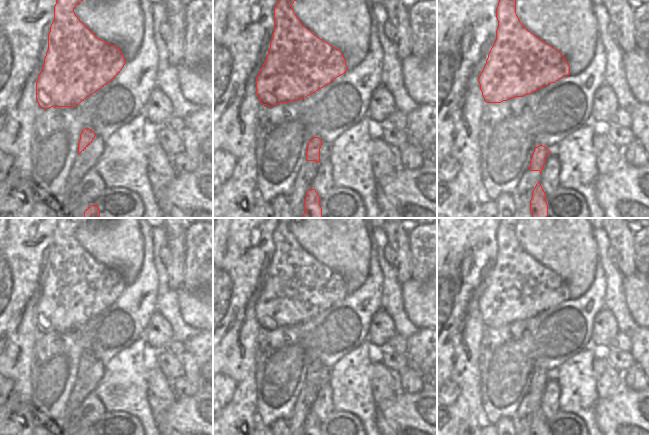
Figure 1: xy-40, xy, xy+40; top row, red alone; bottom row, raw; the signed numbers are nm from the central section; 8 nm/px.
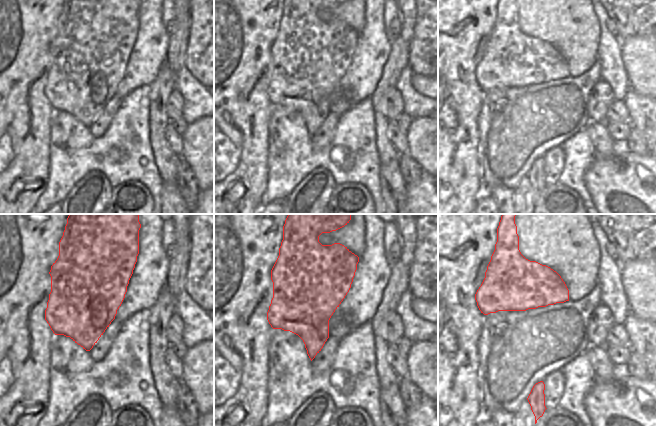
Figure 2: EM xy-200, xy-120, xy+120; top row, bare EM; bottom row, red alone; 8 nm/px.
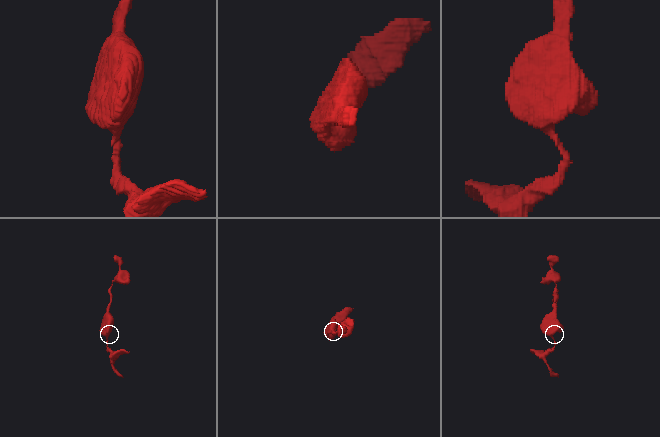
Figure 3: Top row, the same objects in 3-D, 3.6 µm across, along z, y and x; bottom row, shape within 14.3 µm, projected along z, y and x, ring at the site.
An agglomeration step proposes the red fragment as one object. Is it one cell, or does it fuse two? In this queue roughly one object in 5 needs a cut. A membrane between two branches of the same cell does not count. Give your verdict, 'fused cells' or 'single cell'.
single cell

